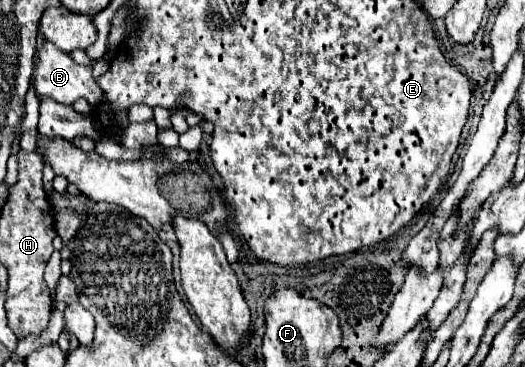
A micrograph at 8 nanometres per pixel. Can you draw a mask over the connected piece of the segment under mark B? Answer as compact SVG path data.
M45 41L42 50L38 52L38 70L34 74L34 86L36 86L36 92L42 98L52 98L60 104L68 104L72 106L78 98L86 98L90 104L96 104L100 100L100 88L98 84L94 84L92 80L92 68L90 66L80 66L76 64L70 54L58 50L54 44Z

